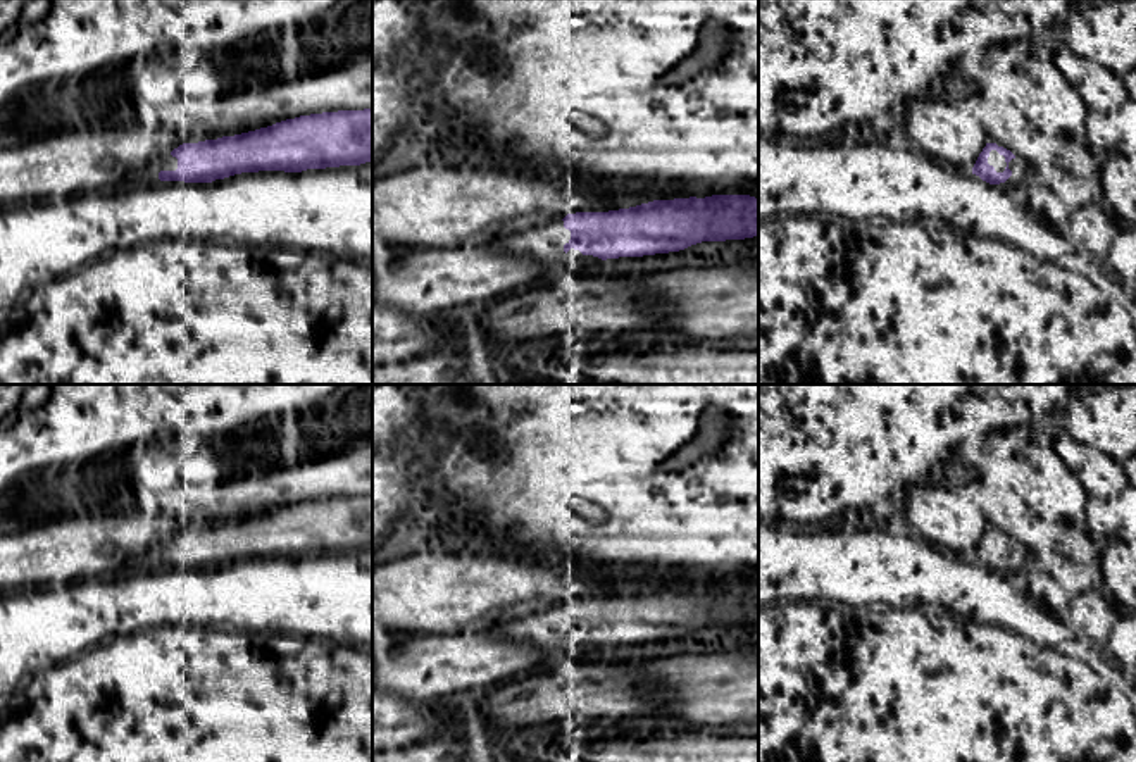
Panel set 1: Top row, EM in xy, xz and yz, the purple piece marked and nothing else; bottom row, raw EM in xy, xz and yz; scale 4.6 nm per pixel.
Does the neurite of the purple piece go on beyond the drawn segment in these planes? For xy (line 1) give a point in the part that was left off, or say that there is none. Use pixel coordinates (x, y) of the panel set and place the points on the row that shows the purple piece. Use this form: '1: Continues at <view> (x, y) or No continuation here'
1: Continues at xy (169, 162)

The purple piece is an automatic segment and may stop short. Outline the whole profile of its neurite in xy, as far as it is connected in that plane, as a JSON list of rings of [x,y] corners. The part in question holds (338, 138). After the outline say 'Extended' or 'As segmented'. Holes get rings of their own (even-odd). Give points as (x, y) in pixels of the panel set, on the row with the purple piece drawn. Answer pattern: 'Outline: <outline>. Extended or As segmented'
Outline: [[[372,109],[338,110],[183,143],[131,183],[212,183],[241,172],[302,172],[365,162],[372,162]]]. Extended

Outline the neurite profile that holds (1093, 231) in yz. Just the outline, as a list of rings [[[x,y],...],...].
[[[1098,200],[1070,210],[1065,234],[1076,248],[1089,259],[1102,262],[1110,252],[1110,245],[1117,234],[1112,217],[1102,209]]]

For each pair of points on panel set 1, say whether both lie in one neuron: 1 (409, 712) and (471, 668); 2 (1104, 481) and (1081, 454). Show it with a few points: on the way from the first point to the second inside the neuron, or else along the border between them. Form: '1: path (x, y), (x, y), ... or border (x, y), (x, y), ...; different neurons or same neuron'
1: border (390, 690), (414, 699), (450, 700); different neurons
2: path (1098, 474), (1085, 461); same neuron

